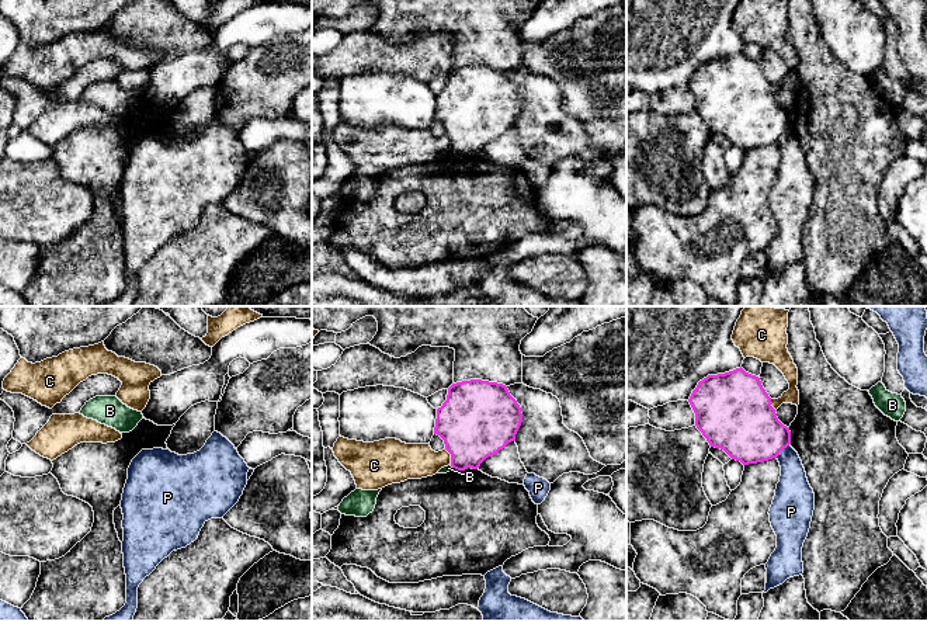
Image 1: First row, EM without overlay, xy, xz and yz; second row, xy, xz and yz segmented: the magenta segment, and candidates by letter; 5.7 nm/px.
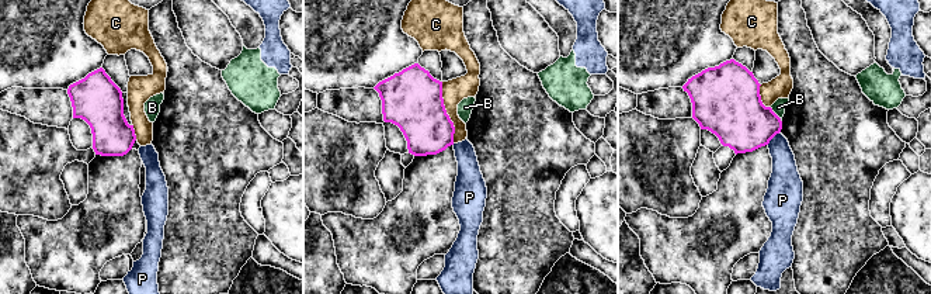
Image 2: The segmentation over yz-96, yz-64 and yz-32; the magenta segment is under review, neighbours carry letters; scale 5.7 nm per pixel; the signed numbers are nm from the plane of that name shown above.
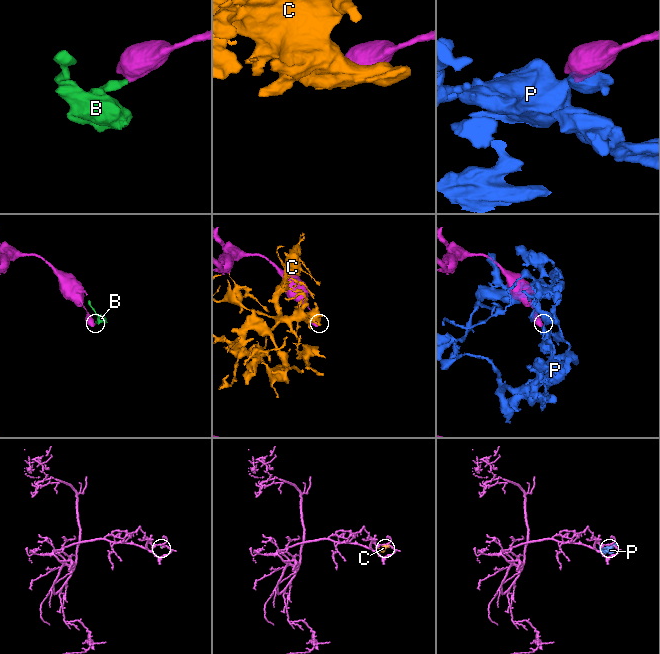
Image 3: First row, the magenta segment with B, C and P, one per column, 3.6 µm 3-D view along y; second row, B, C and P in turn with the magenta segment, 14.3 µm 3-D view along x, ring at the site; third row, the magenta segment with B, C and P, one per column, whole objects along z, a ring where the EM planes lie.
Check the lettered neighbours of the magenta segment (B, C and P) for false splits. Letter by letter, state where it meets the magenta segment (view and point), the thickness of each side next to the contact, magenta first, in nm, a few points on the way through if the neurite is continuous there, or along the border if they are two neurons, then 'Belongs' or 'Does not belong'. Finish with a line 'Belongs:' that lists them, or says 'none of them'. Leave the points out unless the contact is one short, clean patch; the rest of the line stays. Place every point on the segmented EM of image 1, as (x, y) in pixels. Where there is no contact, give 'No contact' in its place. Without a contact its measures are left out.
B: Touches magenta at xz (452, 467). Thickness 360 nm (magenta) against 40 nm. Boundary: xz (450, 465), (454, 468). Does not belong
C: Touches magenta at xz (451, 457). Thickness 420 nm (magenta) against 200 nm. Boundary: xz (444, 448), (450, 454), (451, 464). Does not belong
P: Touches magenta at yz (781, 450). Thickness 380 nm (magenta) against 200 nm. Does not belong
Belongs: none of them

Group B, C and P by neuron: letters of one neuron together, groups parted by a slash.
B P / C

